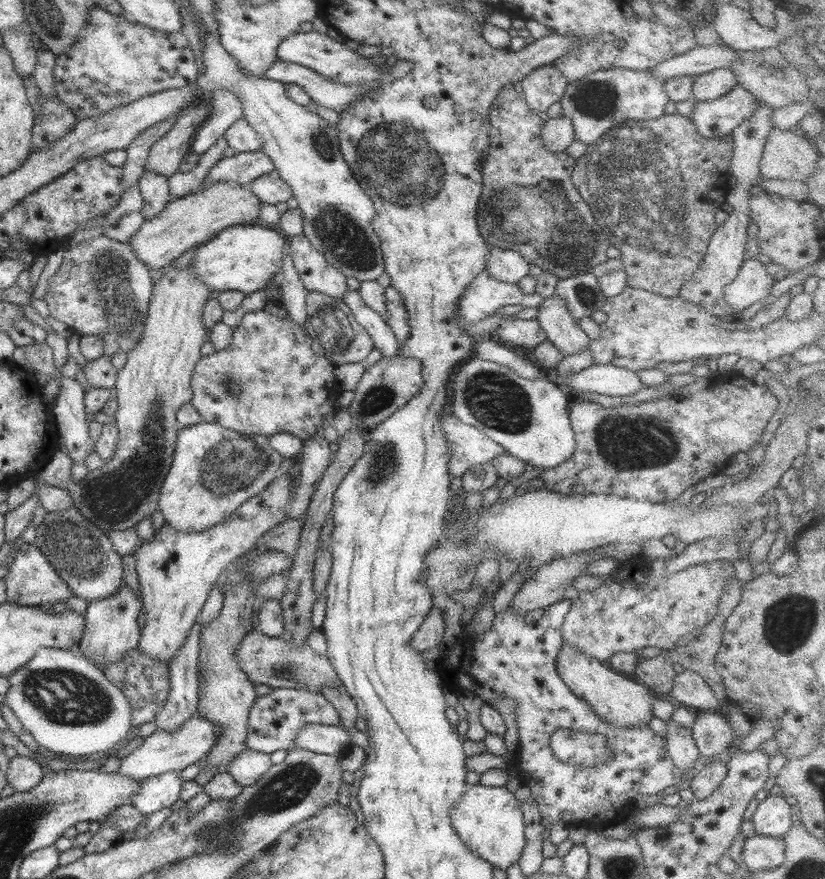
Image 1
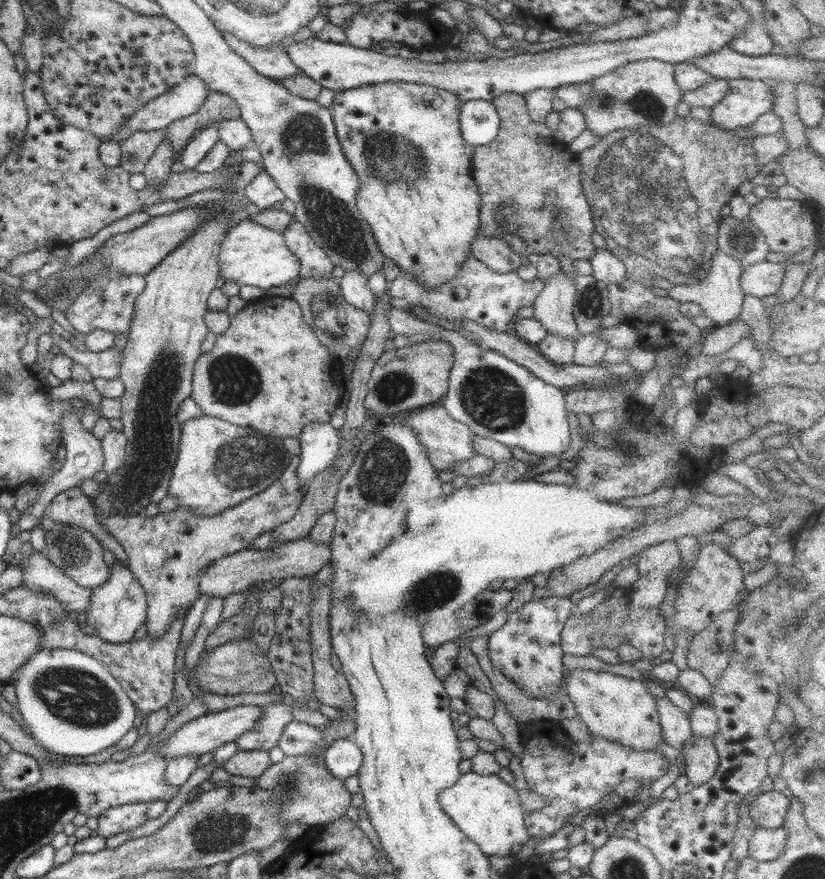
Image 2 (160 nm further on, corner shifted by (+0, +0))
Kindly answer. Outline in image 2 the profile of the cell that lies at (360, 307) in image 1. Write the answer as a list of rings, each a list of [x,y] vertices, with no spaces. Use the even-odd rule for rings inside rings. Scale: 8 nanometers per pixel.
[[[349,270],[339,279],[339,285],[348,304],[371,315],[377,298],[368,286],[368,281],[369,276],[361,270]]]

